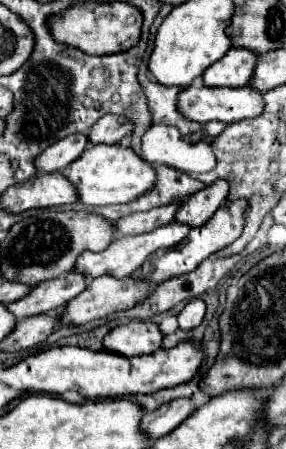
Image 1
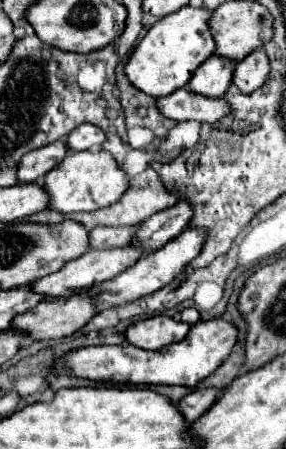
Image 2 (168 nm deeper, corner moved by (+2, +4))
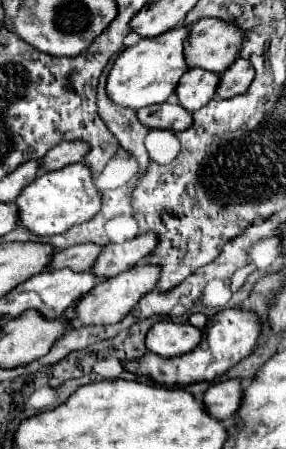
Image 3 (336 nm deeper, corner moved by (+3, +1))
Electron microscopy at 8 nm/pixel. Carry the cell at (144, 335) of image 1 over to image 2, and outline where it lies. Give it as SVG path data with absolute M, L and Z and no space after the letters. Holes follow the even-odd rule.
M156 315L128 327L126 341L140 349L158 351L166 345L182 341L188 331L190 331L190 325L182 321L174 321L168 315Z

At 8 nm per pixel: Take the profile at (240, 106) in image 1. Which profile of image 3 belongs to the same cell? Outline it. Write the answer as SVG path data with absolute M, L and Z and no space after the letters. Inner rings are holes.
M157 104L157 106L147 106L137 110L139 120L149 126L149 128L171 128L171 130L187 130L193 126L193 114L185 110L181 104Z

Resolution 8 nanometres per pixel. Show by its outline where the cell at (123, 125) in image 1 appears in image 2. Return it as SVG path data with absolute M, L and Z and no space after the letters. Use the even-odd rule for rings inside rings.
M82 125L76 127L68 137L66 137L66 145L72 153L76 151L88 151L88 149L98 149L102 145L102 141L106 139L104 131L94 127L94 125Z

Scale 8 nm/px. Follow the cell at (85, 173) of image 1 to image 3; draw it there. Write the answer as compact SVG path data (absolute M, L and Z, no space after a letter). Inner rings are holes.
M75 162L63 170L43 172L19 194L15 204L19 208L19 220L29 232L53 236L93 218L101 210L101 192L93 184L91 168L85 162Z

